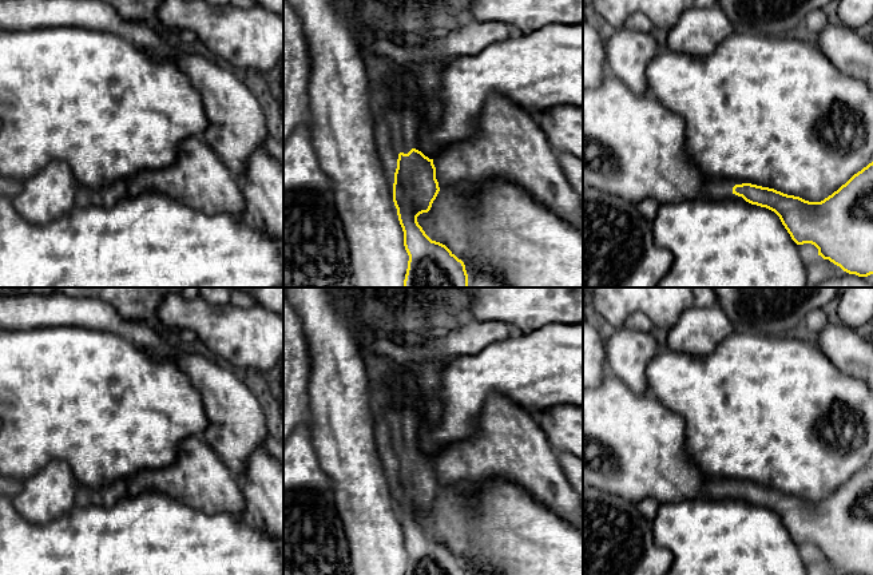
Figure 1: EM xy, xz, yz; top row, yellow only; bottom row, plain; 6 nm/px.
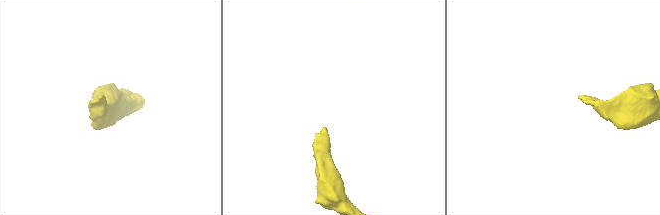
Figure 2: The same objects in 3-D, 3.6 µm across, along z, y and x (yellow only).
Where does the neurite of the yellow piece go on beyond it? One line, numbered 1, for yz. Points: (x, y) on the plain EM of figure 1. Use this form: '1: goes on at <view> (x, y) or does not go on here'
1: goes on at yz (717, 488)

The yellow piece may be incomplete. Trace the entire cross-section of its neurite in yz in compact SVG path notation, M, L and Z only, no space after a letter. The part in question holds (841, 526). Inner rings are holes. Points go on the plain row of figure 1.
M873 461L821 501L809 501L751 483L733 485L722 479L710 480L706 488L706 497L714 500L725 499L731 493L774 511L797 544L814 544L818 555L844 571L856 575L873 574Z

